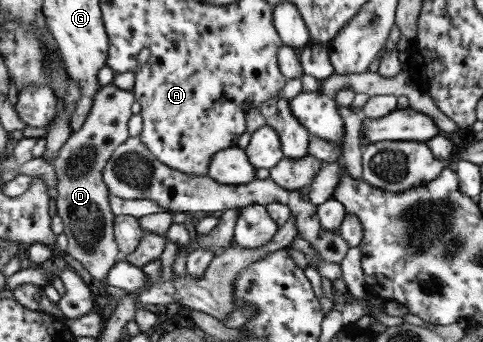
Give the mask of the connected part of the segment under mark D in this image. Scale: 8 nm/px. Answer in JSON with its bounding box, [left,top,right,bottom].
[53,83,133,283]

